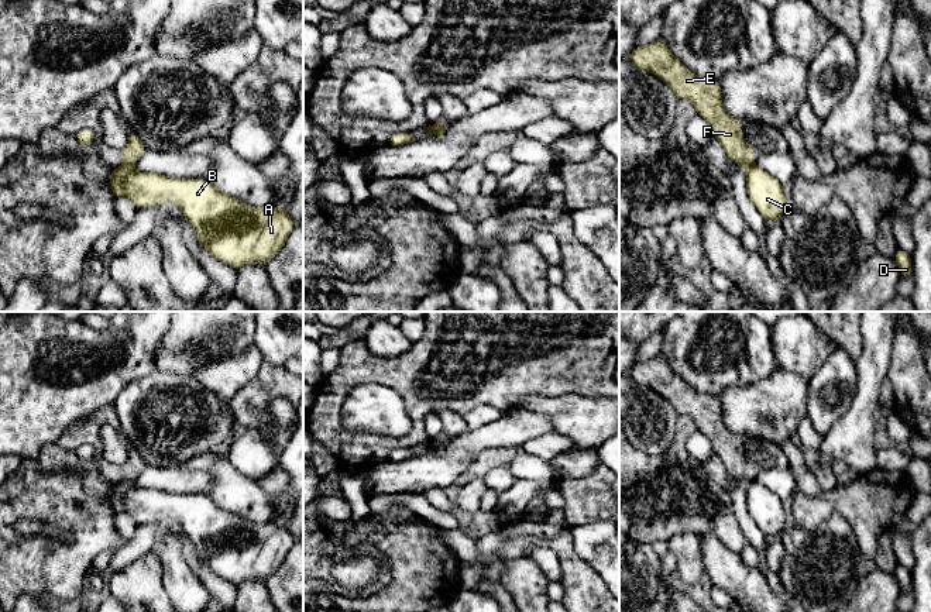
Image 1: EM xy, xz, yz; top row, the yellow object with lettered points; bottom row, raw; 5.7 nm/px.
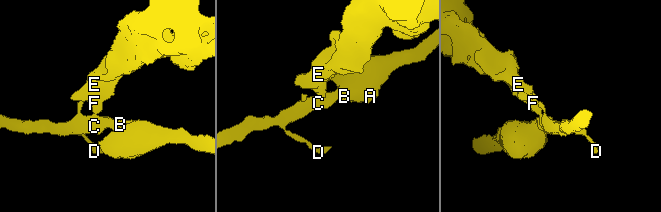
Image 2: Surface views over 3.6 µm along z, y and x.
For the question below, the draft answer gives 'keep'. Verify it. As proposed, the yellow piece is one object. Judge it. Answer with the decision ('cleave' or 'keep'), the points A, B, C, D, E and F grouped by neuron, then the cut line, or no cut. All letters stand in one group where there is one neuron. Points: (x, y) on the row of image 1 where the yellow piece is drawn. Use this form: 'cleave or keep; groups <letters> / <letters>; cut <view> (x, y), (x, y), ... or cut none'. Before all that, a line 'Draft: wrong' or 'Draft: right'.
Draft: wrong
cleave; groups A B C D / E F; cut yz (753, 164), (745, 168)

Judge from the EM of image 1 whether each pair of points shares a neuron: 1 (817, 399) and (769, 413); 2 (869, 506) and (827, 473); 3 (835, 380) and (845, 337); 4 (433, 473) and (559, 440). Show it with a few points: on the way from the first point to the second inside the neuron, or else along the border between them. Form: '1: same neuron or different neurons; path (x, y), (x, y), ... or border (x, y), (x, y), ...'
1: different neurons; border (808, 381), (807, 412), (804, 415)
2: different neurons; border (837, 484), (823, 491)
3: different neurons; border (834, 347), (838, 347), (855, 363)
4: different neurons; border (552, 430), (532, 436), (521, 446)

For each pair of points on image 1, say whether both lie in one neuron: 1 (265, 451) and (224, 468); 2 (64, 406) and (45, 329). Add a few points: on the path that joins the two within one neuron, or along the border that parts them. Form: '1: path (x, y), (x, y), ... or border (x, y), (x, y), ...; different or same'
1: border (233, 433), (227, 460), (240, 473), (256, 481); different
2: path (44, 387), (31, 378), (30, 364), (35, 349); same

